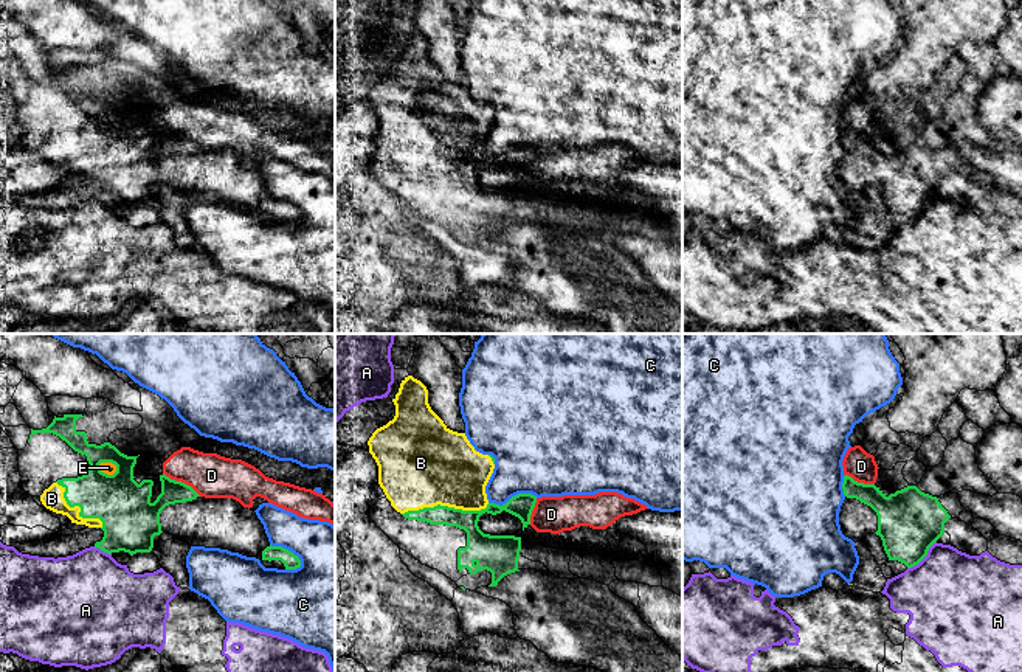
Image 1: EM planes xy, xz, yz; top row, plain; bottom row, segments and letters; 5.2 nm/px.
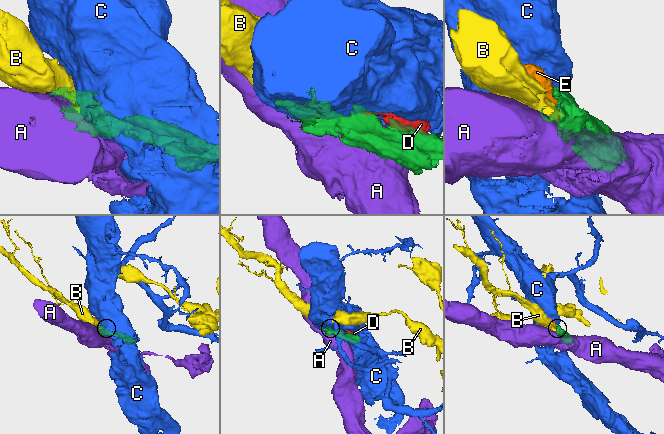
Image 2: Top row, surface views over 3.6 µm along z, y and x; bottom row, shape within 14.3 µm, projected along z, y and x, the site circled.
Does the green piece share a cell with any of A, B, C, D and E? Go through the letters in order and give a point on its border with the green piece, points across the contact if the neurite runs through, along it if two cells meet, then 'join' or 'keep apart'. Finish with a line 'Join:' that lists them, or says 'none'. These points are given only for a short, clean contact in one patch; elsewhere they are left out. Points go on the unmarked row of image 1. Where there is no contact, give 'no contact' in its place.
A: yz (923, 210) | keep apart
B: xz (445, 159) | join
C: xy (287, 202) | along xy (270, 196), (290, 202), (301, 218) | keep apart
D: xy (180, 134) | keep apart
E: xy (109, 114) | along xy (98, 117), (112, 115), (117, 123) | keep apart
Join: B

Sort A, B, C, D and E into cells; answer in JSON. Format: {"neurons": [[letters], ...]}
{"neurons": [["A"], ["B"], ["C"], ["D", "E"]]}

